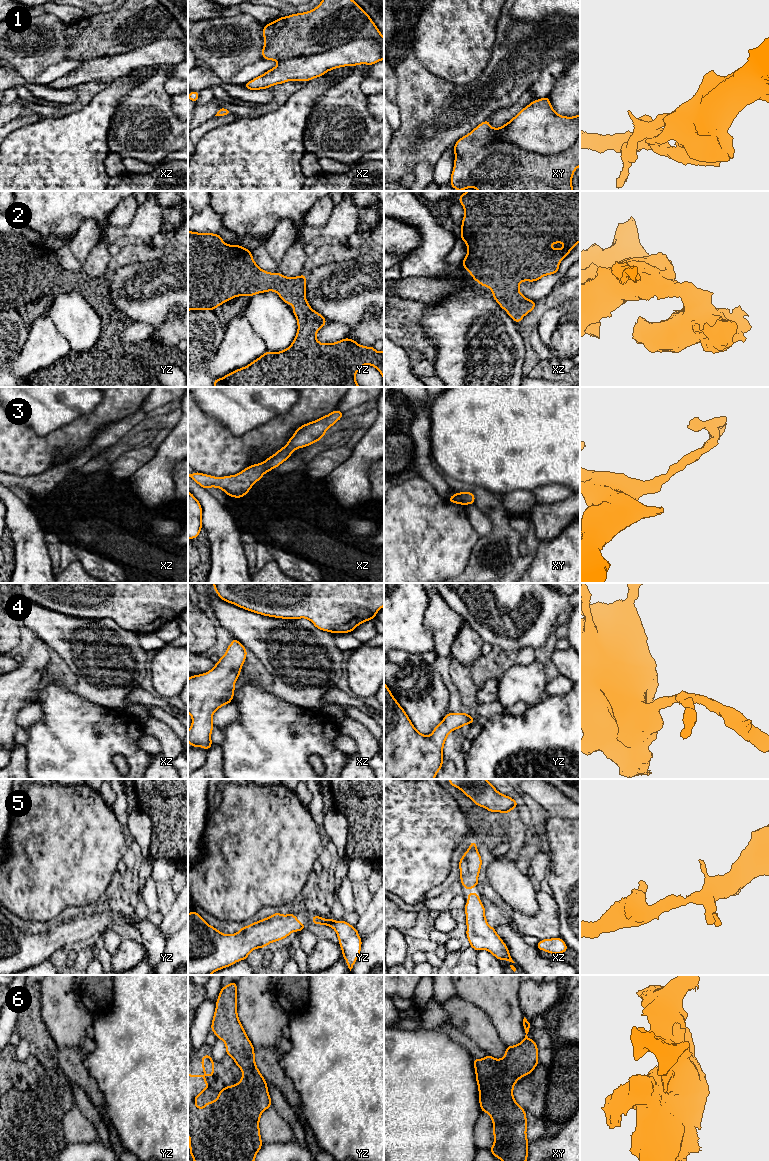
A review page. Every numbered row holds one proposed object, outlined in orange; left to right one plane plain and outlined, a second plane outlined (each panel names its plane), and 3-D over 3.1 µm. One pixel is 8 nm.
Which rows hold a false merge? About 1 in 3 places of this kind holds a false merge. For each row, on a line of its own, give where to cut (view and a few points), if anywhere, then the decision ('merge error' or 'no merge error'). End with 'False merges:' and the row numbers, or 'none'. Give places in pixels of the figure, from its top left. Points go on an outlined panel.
1: cut in xz along (382, 56), (375, 40), (358, 38), (325, 51), (280, 61); merge error
2: no cut; no merge error
3: cut in xy along (457, 493), (464, 503); merge error
4: no cut; no merge error
5: no cut; no merge error
6: no cut; no merge error
False merges: 1, 3

